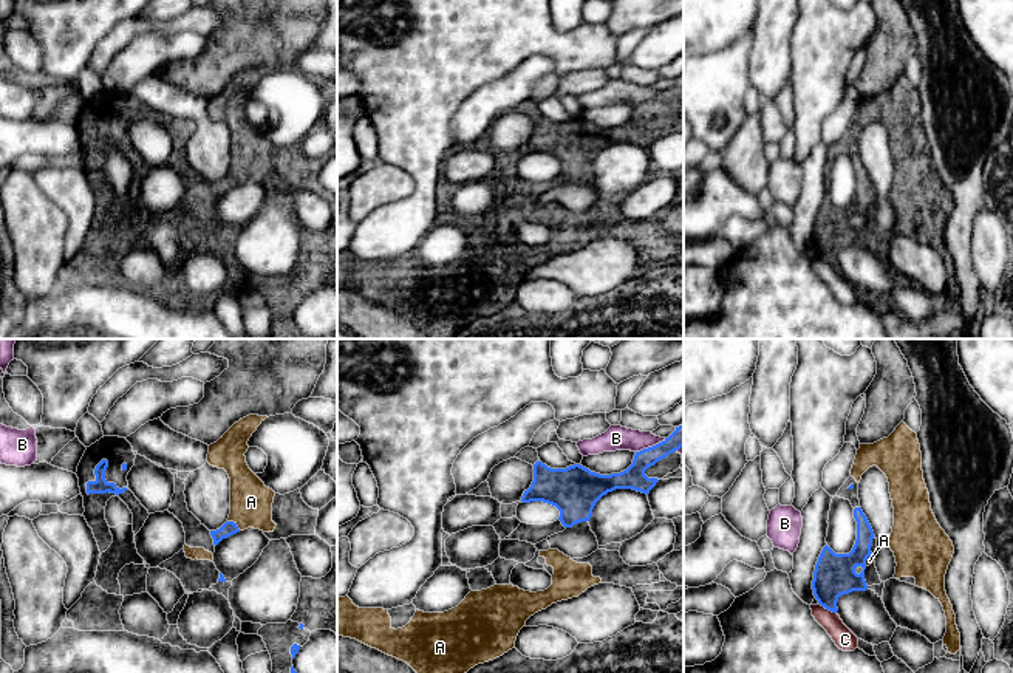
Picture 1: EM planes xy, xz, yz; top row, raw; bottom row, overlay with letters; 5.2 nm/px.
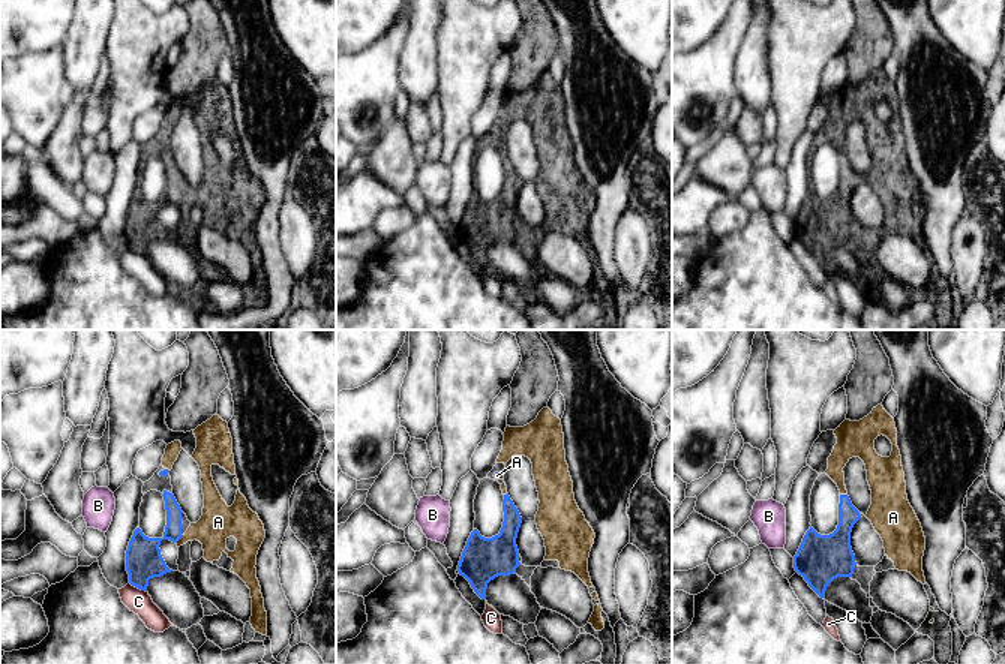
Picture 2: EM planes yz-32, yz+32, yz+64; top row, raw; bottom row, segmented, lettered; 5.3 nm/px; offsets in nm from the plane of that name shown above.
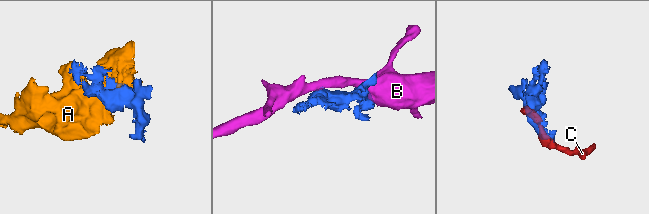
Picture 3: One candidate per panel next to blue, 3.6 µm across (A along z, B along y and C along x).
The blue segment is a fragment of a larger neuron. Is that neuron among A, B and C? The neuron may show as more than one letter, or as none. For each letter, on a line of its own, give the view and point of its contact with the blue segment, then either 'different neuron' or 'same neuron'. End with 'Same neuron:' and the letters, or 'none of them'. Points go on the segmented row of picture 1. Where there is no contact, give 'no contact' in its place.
A: xy (234, 523) | same neuron
B: xz (650, 447) | different neuron
C: yz (828, 608) | different neuron
Same neuron: A

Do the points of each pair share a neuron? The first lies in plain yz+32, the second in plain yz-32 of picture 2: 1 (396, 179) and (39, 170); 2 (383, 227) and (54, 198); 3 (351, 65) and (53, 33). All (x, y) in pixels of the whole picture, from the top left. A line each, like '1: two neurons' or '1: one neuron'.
1: two neurons
2: two neurons
3: two neurons

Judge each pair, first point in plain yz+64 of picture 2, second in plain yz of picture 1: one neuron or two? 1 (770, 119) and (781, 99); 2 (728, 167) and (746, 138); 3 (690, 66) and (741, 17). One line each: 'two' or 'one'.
1: one
2: one
3: two

